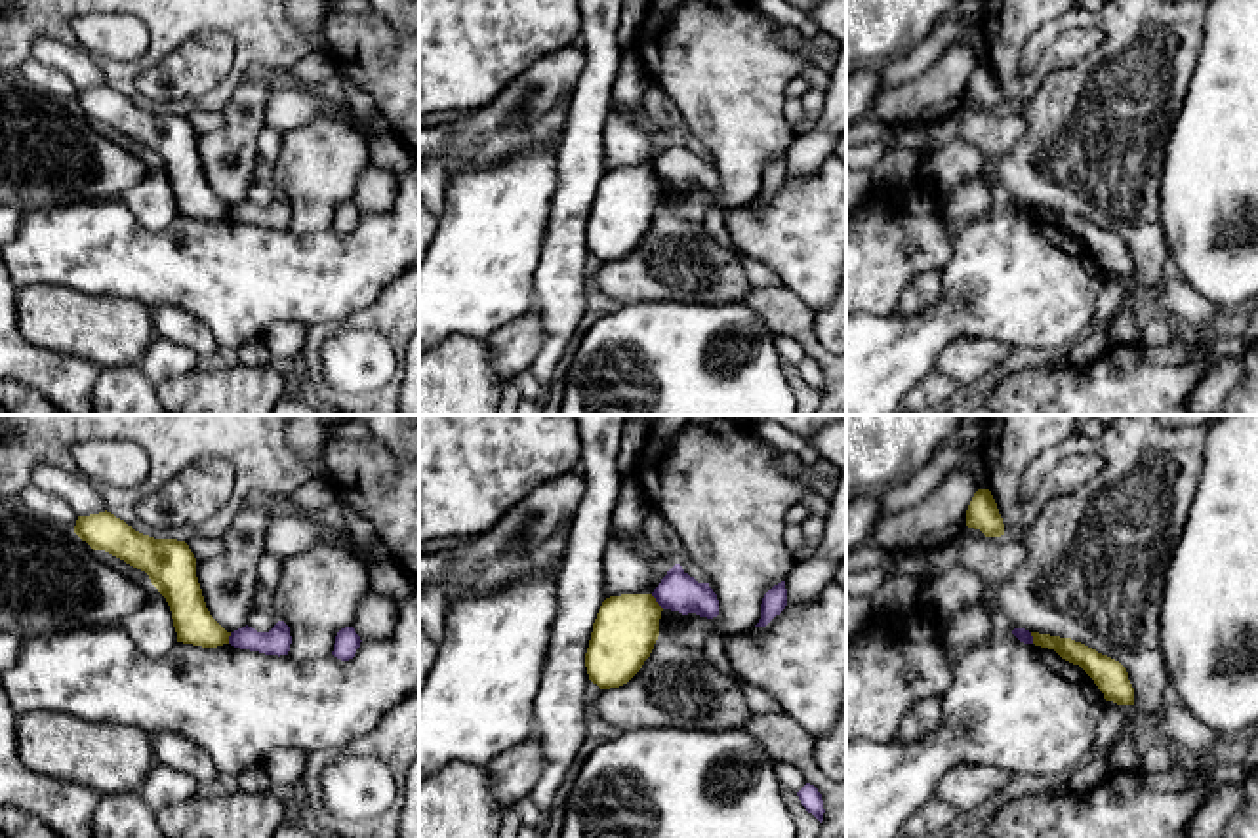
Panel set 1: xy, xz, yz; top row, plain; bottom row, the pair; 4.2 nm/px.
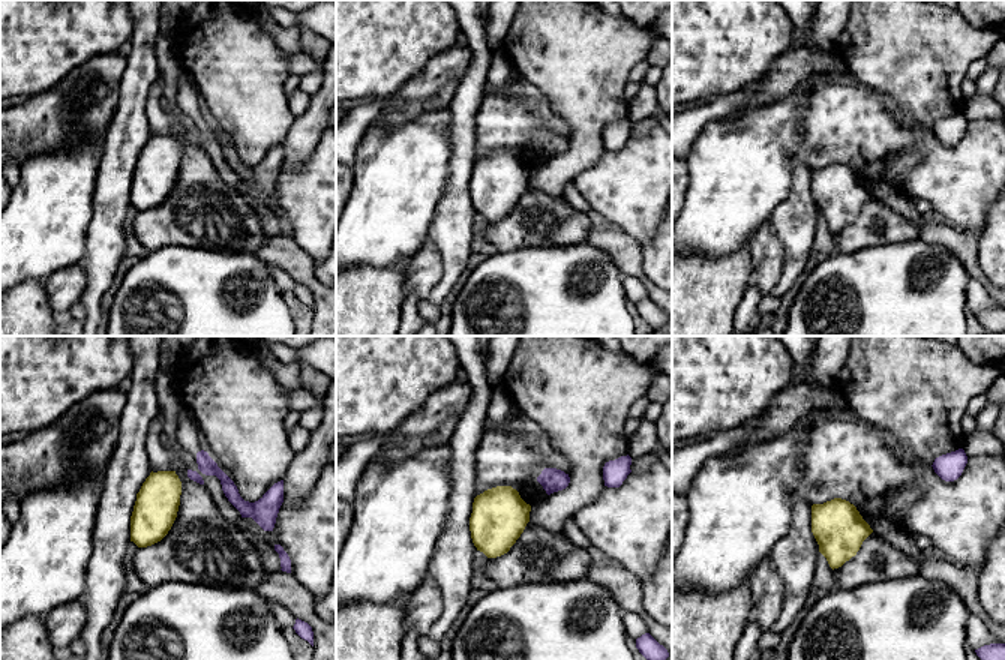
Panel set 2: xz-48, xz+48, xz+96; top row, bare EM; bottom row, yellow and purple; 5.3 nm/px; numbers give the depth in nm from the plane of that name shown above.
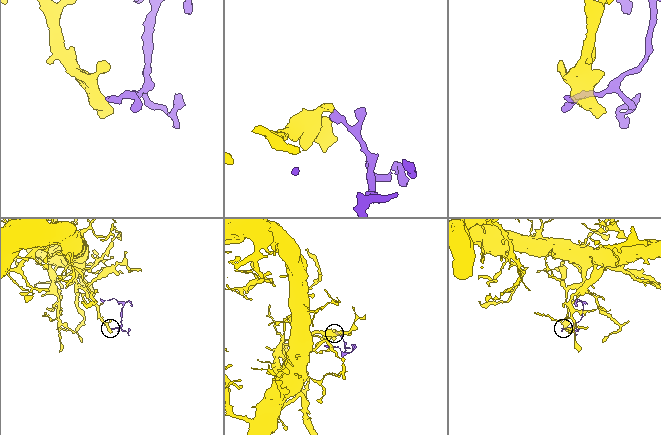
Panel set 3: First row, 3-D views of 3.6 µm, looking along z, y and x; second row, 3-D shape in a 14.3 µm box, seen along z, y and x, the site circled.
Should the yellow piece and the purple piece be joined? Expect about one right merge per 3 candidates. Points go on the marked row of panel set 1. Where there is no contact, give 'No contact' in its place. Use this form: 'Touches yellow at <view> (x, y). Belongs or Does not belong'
Touches yellow at xz (656, 602). Does not belong

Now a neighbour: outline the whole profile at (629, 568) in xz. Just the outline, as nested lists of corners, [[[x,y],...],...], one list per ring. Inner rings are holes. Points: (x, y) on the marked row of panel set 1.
[[[614,533],[604,549],[606,598],[652,594],[675,560],[654,554],[642,541]]]

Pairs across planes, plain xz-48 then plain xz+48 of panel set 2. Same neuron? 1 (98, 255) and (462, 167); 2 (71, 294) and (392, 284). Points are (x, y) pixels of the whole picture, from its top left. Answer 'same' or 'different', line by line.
1: same
2: different

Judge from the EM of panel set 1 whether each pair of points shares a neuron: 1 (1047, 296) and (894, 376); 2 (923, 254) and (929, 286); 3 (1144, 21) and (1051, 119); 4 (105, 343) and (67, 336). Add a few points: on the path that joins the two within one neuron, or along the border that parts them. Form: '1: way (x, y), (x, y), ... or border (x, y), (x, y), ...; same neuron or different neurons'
1: way (1009, 296), (976, 319), (952, 319), (933, 338); same neuron
2: border (942, 269), (921, 271), (904, 288), (896, 303); different neurons
3: way (1123, 46), (1075, 94); same neuron
4: way (96, 336), (77, 336); same neuron

